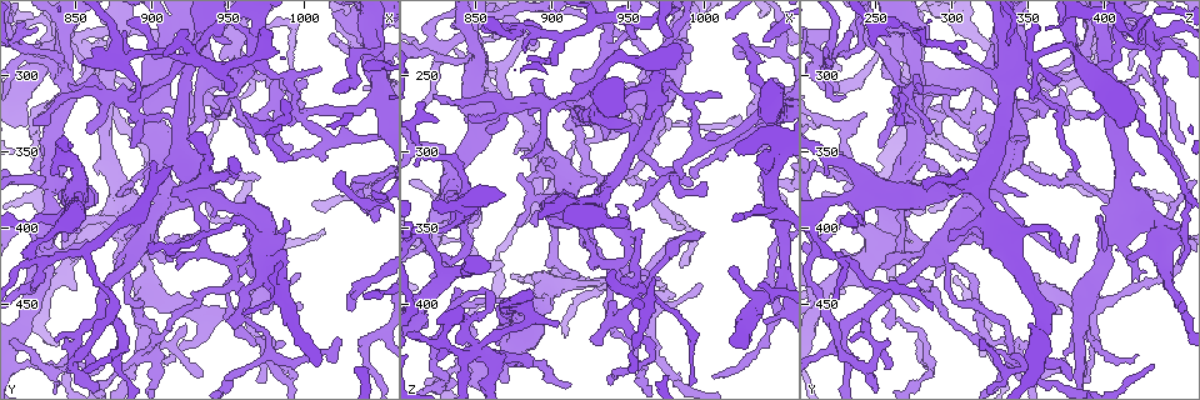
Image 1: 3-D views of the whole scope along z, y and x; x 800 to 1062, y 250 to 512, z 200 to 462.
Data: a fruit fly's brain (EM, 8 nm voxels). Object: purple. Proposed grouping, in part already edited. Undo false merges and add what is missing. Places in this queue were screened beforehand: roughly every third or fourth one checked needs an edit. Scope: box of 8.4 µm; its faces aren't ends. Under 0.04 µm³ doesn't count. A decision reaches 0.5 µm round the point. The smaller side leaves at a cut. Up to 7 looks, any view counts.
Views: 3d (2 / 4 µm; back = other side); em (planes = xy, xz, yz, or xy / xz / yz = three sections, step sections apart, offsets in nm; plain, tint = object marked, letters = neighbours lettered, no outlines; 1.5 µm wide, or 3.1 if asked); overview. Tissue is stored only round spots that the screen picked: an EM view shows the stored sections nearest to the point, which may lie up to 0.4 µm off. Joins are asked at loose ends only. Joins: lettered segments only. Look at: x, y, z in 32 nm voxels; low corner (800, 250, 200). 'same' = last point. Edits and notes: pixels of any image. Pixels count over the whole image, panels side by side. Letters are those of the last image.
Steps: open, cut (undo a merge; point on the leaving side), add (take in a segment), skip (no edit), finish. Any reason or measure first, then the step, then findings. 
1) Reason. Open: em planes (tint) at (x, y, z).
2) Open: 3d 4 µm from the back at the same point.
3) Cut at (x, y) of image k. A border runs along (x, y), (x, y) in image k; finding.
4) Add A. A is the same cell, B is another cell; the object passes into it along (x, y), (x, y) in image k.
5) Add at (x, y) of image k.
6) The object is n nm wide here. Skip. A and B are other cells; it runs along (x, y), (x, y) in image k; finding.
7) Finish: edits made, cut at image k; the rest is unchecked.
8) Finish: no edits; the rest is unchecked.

Thick turns thin. Open: 3d 4 µm from the back at (1040, 280, 392).

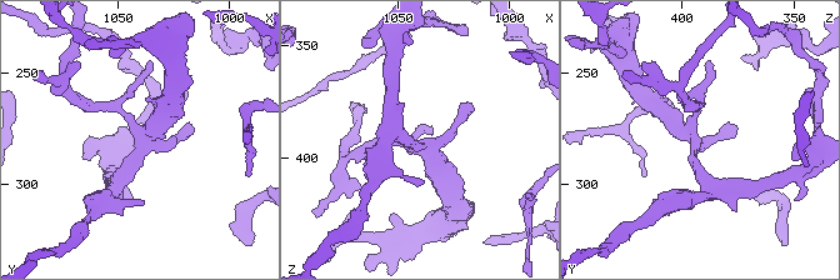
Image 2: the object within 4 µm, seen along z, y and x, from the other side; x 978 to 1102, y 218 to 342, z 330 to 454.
Open: em planes (letters) at (1037, 281, 393).

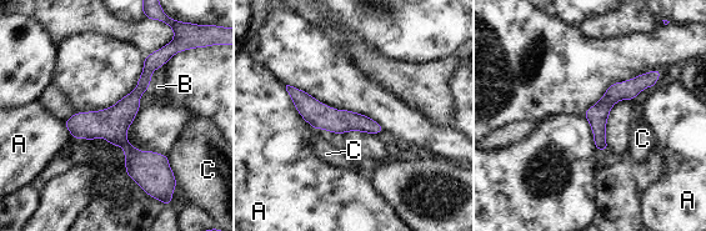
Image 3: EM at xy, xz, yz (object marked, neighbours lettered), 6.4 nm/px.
The object is 140 nm wide here. Skip. A, B and C are other cells; it runs along (154, 55), (121, 114), (121, 141), (153, 181) in image 3; one neuron here.

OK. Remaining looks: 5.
Narrows sharply. Open: 3d 2 µm from the back at (988, 298, 264).

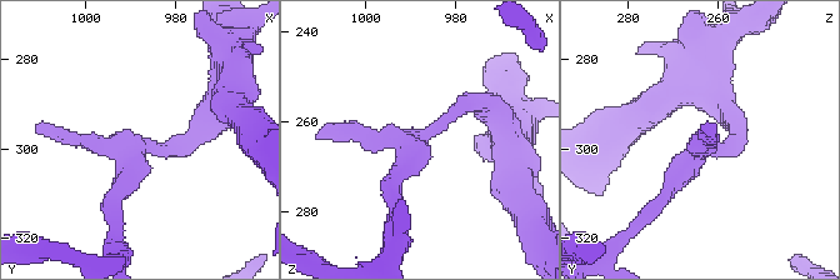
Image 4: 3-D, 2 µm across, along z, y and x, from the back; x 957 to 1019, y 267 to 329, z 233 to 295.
Open: em planes (letters) at (986, 301, 264).

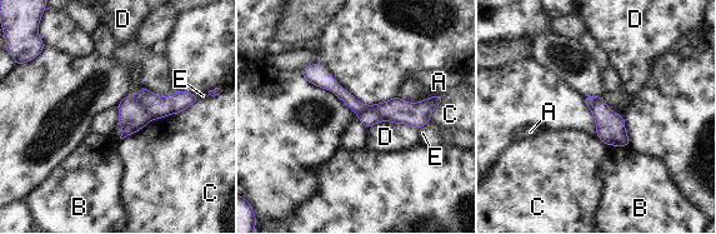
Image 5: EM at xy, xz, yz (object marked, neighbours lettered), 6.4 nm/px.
The longest contact is with C, 600 nm. Cut at (395, 110) of image 5. A, B, C, D and E are other cells; a border runs along (356, 114), (372, 110), (384, 120) in image 5; two neurons meet here.

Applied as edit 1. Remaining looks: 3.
Redraw. Open: overview.

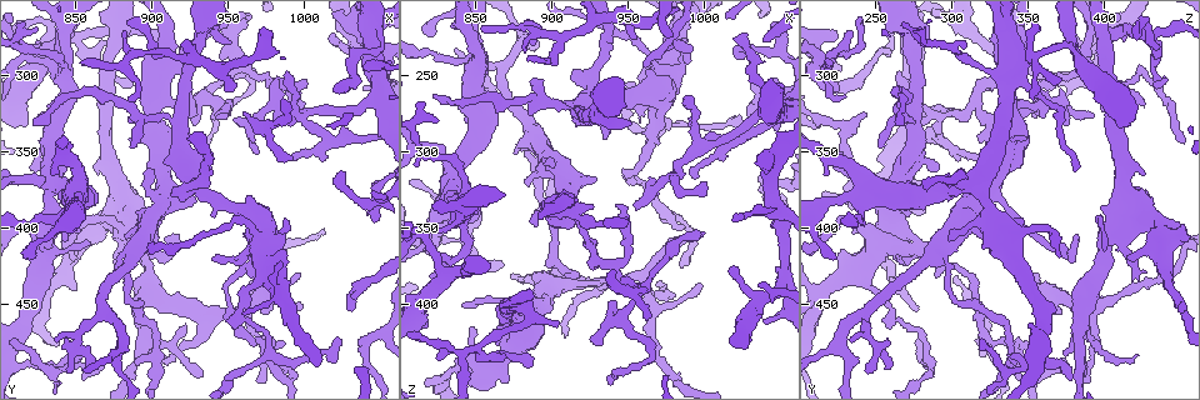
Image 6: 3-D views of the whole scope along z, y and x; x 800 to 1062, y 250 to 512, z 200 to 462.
An open end. Open: em xy step 4 (letters) at (988, 416, 226).

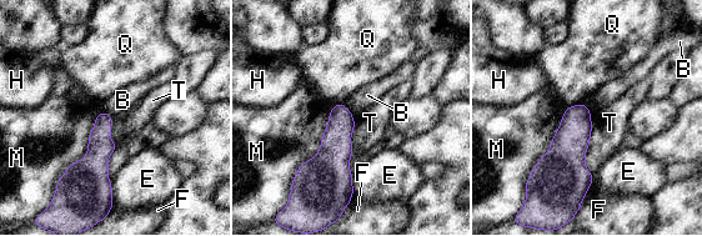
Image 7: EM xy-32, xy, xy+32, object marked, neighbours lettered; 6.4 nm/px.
Skip. B, E, F, H, M, Q and T are other cells; a border runs along (105, 111), (55, 182) in image 7; no lettered segment goes on from it.

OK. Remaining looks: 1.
Finish: edits made, cut at image 5; the rest is unchecked.

